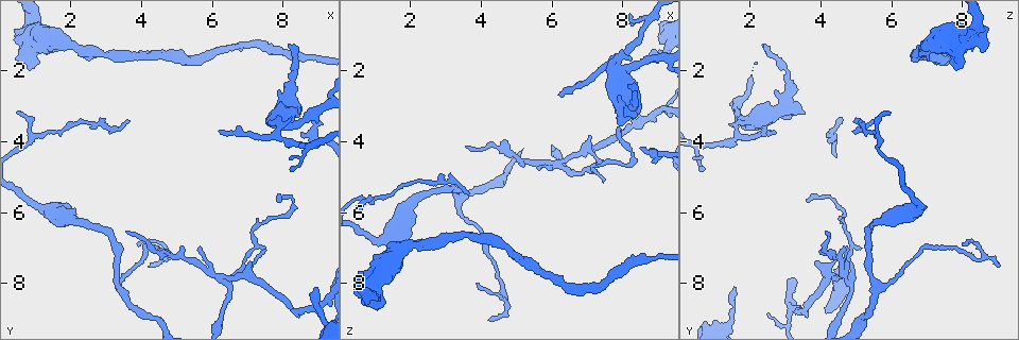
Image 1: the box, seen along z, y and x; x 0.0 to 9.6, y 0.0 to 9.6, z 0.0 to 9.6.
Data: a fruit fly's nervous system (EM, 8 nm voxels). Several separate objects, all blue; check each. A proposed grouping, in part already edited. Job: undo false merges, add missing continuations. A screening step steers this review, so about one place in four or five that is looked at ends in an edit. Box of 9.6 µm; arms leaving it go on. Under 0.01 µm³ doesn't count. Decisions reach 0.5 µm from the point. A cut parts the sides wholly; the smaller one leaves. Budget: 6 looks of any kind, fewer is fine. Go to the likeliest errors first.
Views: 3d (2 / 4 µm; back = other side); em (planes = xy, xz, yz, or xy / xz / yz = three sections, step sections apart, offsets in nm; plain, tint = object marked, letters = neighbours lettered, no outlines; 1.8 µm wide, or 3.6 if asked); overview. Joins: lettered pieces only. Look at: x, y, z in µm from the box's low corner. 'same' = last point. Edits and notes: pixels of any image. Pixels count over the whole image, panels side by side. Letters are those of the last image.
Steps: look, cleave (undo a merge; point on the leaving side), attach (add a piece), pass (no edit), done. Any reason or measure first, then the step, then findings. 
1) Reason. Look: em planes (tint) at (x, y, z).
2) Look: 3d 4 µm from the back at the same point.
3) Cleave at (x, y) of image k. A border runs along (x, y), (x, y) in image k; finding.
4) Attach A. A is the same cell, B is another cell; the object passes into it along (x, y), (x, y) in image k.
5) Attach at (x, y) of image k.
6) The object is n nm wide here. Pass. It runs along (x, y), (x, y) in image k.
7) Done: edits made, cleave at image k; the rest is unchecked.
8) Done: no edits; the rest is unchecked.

Thin end. Look: em 3.6 µm yz step 8 (letters) at (8.15, 1.30, 2.35).

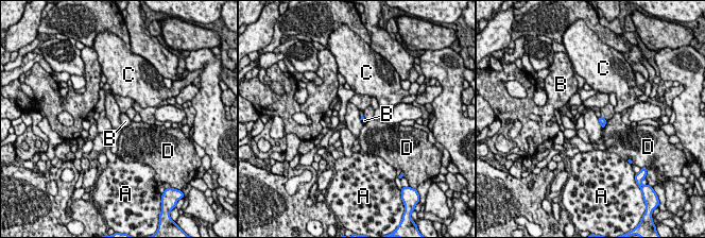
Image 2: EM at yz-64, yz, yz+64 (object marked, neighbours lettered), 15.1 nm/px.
Look: em 3.6 µm planes (letters) at the same point.

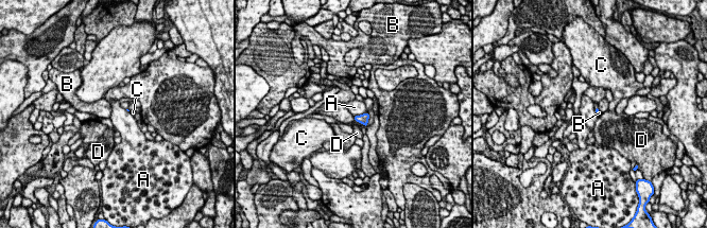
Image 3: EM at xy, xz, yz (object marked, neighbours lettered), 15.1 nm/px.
Pass. A, B, C and D are other cells; a border runs along (367, 111), (354, 116) in image 3; no lettered piece goes on from it.

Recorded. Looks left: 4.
Branch stops here. Look: em planes (letters) at (3.60, 6.55, 4.15).

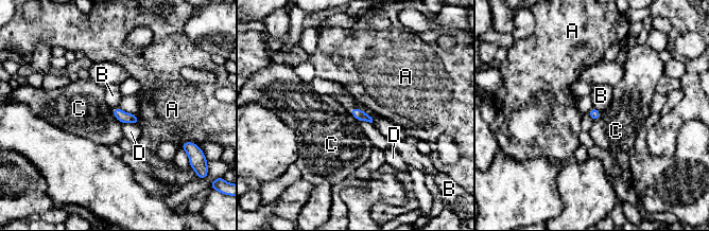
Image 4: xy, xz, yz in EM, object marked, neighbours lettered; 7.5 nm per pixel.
The object is 80 nm wide here. Pass. A, B, C and D are other cells; a border runs along (600, 111), (600, 117), (594, 121) in image 4; none of them fits.

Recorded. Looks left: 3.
Free end. Look: 3d 2 µm at (9.00, 8.10, 1.55).

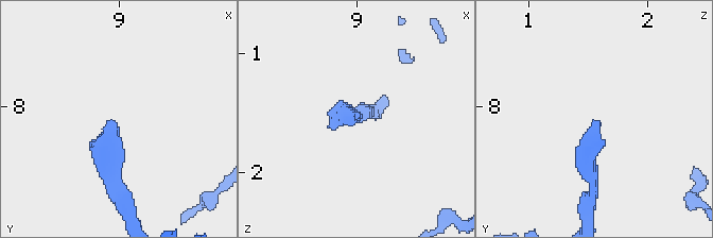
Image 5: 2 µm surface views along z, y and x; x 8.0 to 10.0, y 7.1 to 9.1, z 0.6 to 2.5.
Look: em xz step 16 (letters) at (9.02, 8.16, 1.54).

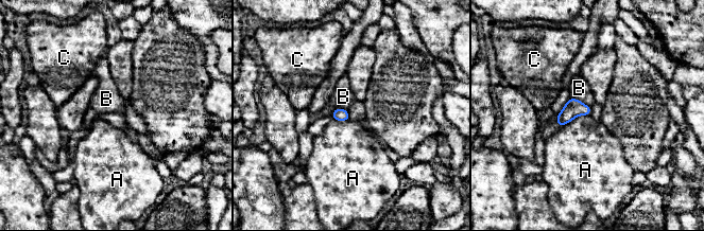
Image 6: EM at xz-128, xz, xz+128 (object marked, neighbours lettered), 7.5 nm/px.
Another direction. Look: em xy step 4 (letters) at the same point.

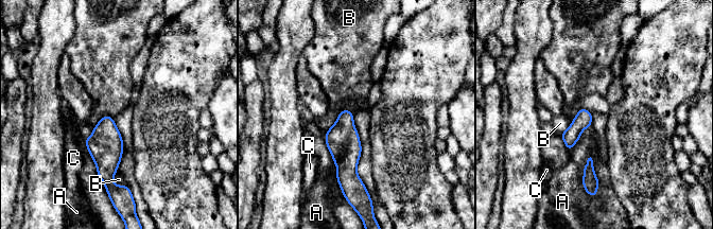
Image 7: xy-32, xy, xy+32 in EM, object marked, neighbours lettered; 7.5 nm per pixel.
The object is 140 nm wide here. Pass. A, B and C are other cells; a border runs along (118, 166), (114, 182), (126, 186) in image 7; no lettered piece goes on from it.

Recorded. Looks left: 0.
Done: no edits; the rest is unchecked.

